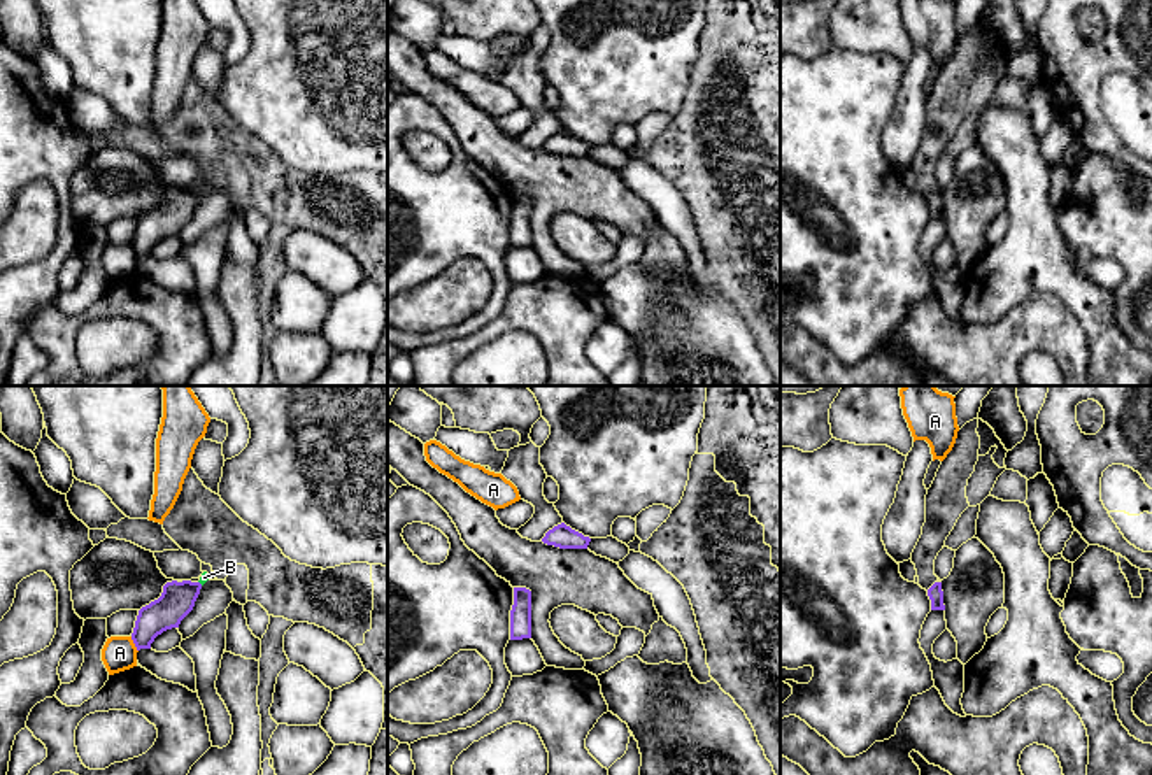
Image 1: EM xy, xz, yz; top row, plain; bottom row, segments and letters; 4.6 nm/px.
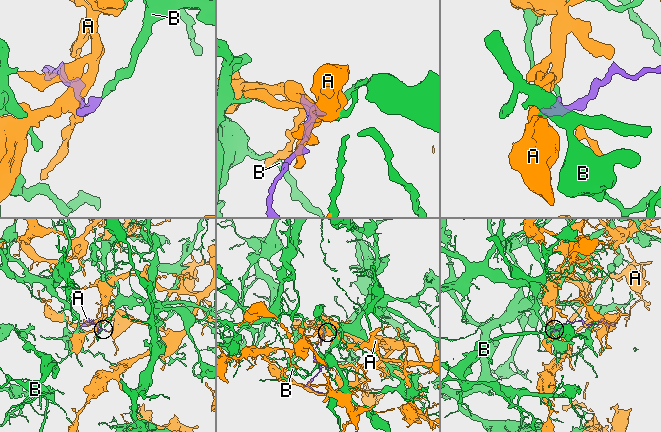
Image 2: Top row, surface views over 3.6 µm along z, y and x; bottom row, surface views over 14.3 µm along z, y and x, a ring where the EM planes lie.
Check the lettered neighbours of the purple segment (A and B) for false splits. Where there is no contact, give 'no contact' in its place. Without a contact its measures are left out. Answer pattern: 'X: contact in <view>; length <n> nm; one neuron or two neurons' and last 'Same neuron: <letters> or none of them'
A: contact in xy; length 80 nm; two neurons
B: no contact; one neuron
Same neuron: B

